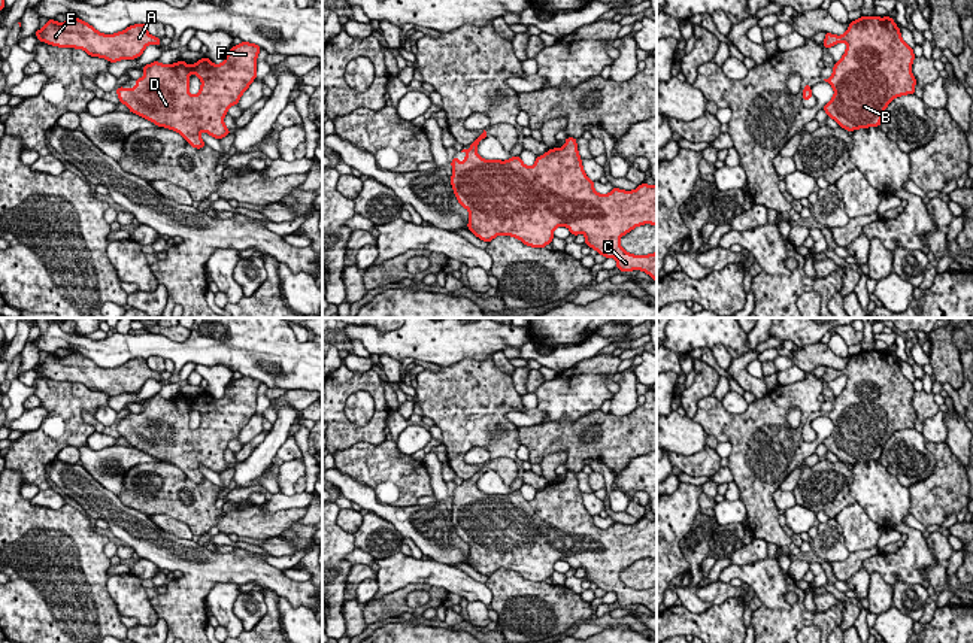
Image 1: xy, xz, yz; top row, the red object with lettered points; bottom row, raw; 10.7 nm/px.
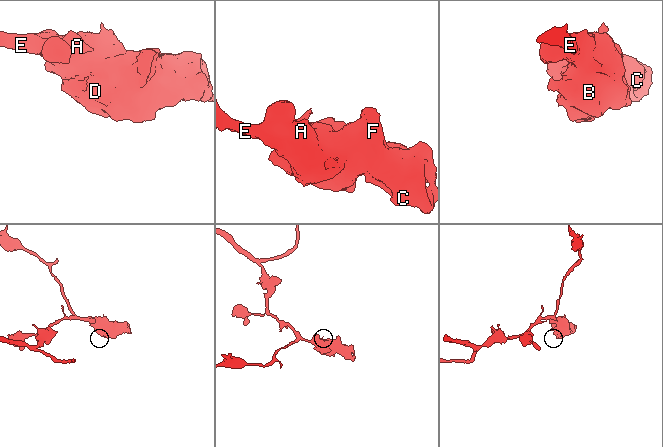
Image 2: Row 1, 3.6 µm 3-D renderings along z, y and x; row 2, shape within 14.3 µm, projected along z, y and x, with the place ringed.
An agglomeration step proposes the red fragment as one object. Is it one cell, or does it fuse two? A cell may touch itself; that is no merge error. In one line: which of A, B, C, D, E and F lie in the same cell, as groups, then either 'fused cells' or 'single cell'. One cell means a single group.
A B C D E F; single cell

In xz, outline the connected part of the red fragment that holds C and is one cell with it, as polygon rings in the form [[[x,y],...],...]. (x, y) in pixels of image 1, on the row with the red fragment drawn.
[[[484,130],[469,149],[461,151],[469,154],[463,164],[460,157],[451,161],[451,185],[458,203],[469,210],[467,227],[475,236],[489,243],[504,234],[527,246],[545,248],[555,237],[557,227],[567,227],[575,236],[584,233],[585,245],[600,255],[615,258],[621,272],[642,270],[657,282],[657,252],[633,255],[619,245],[619,239],[639,225],[657,227],[657,184],[643,182],[633,191],[613,188],[609,194],[598,194],[584,172],[575,137],[567,137],[563,148],[537,157],[531,167],[521,157],[506,161],[481,158],[476,148],[485,137],[488,133]]]

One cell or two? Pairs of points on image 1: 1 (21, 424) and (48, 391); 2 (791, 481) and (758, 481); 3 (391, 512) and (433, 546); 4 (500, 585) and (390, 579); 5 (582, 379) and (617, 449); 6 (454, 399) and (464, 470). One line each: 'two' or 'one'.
1: two
2: two
3: one
4: two
5: two
6: one

